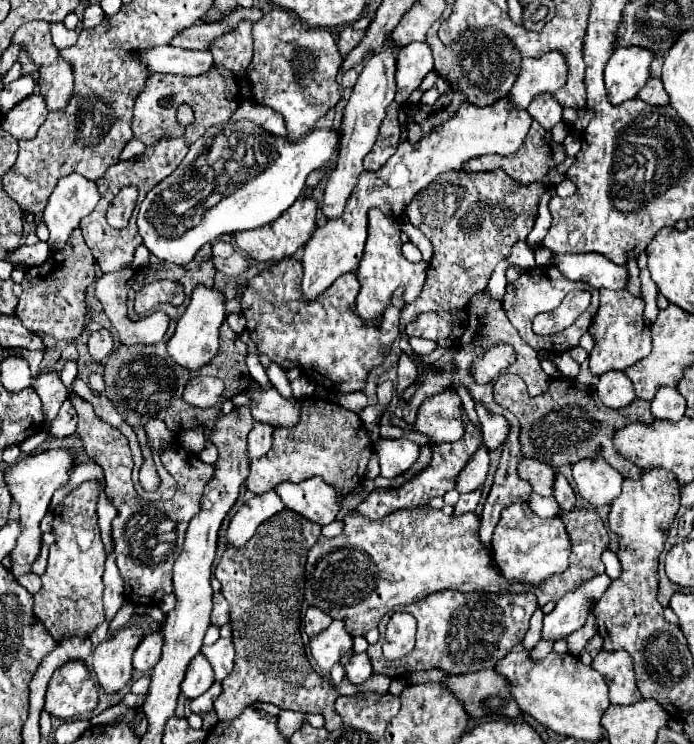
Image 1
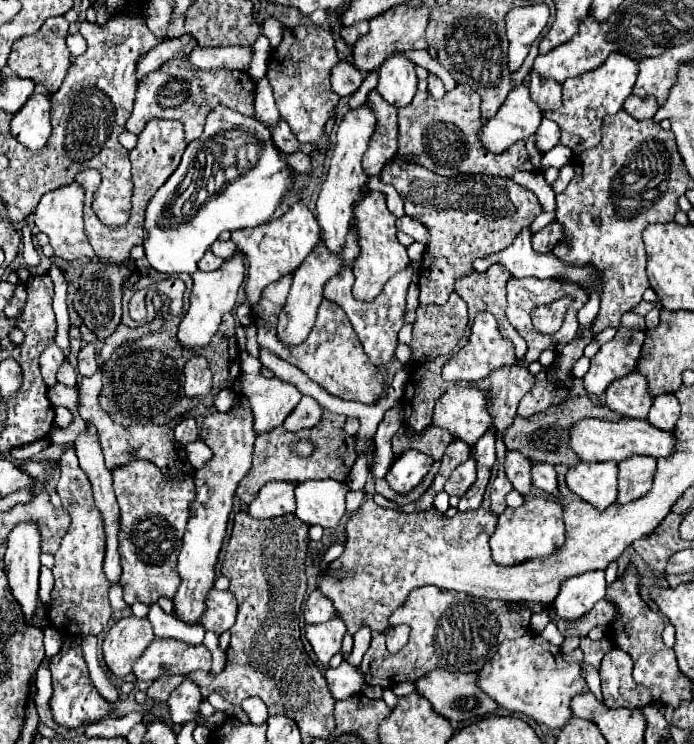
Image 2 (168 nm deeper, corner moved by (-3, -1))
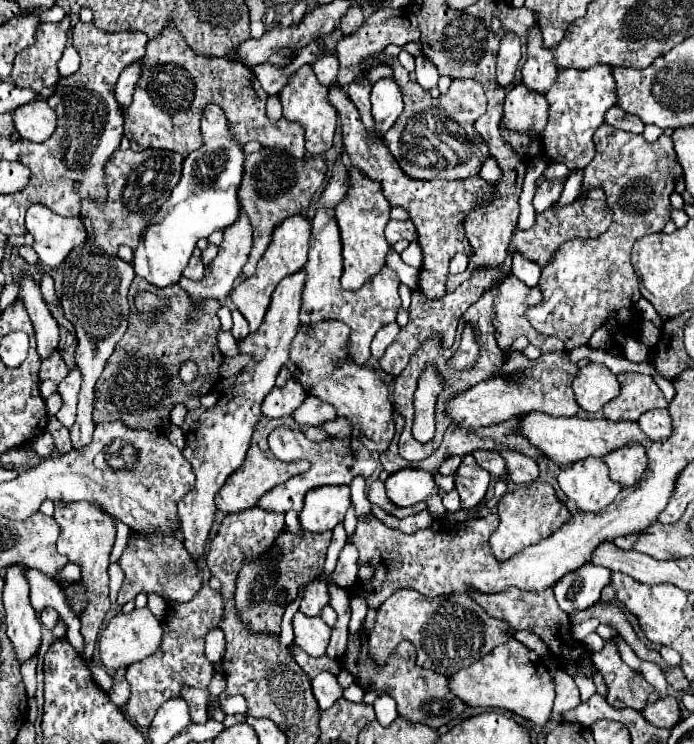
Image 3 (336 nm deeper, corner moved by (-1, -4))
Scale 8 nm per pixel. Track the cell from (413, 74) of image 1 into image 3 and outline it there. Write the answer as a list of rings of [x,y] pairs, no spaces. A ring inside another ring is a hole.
[[[382,77],[380,81],[374,83],[370,99],[372,99],[372,115],[376,119],[376,127],[384,135],[404,109],[400,87],[396,85],[396,81],[392,81],[392,77]]]

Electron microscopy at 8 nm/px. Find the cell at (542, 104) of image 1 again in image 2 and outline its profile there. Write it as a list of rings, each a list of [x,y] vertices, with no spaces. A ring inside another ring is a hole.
[[[530,70],[530,82],[528,82],[530,94],[534,102],[546,112],[552,108],[558,108],[562,104],[562,84],[552,78],[542,78],[536,70]]]

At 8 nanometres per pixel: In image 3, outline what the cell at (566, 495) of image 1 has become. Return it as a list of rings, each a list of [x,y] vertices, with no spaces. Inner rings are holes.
[[[502,451],[502,457],[508,461],[508,471],[510,471],[510,479],[516,485],[528,485],[534,483],[540,477],[540,469],[538,463],[530,457],[524,457],[516,451]]]

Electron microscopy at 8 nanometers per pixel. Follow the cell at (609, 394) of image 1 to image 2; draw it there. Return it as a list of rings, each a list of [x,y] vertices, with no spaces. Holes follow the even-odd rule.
[[[632,370],[626,374],[626,378],[612,382],[612,386],[606,390],[606,406],[622,416],[644,420],[654,400],[646,386],[648,380],[638,374],[638,370]]]

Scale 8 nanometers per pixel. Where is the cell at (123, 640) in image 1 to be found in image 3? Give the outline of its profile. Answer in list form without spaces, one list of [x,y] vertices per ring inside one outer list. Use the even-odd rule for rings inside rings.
[[[148,607],[144,609],[134,609],[132,613],[124,615],[116,615],[100,633],[100,659],[104,663],[106,669],[110,671],[118,671],[118,669],[126,669],[128,665],[146,659],[148,655],[156,653],[156,649],[160,647],[162,641],[162,621],[156,619]]]

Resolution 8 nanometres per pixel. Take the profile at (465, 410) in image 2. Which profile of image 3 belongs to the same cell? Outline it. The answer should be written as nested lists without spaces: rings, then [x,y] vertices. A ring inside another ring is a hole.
[[[514,351],[500,371],[504,377],[494,377],[456,393],[446,403],[446,415],[452,425],[460,425],[464,429],[498,425],[514,415],[526,415],[530,411],[542,411],[550,417],[572,417],[578,413],[576,397],[572,393],[576,373],[578,365],[572,363],[564,351],[544,353],[536,361],[530,361],[522,351]]]

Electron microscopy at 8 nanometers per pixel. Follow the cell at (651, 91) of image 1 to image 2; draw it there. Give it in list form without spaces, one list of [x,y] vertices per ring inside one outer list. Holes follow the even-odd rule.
[[[632,94],[630,98],[626,98],[622,110],[636,120],[650,120],[658,112],[658,104],[654,102],[654,98],[638,98]]]

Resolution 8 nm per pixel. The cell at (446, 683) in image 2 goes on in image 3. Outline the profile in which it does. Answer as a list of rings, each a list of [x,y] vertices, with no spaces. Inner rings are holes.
[[[362,629],[362,633],[350,637],[348,641],[348,649],[344,655],[344,669],[348,669],[354,675],[356,685],[360,685],[364,691],[372,691],[376,689],[386,689],[398,703],[398,713],[414,723],[424,723],[428,727],[448,727],[450,723],[456,723],[456,717],[460,717],[468,705],[462,703],[450,689],[448,689],[448,677],[438,675],[430,669],[422,669],[416,667],[416,649],[412,647],[412,643],[402,641],[396,649],[396,653],[388,659],[388,663],[378,669],[372,659],[368,657],[368,647],[366,647],[368,635]]]

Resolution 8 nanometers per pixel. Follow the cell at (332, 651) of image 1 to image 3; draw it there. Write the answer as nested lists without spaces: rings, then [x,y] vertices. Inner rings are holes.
[[[296,613],[294,617],[294,641],[300,649],[304,649],[312,657],[320,657],[326,653],[332,629],[320,617],[306,617],[304,613]]]

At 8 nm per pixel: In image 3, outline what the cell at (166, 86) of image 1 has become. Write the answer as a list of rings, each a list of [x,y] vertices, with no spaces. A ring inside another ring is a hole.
[[[168,21],[164,33],[148,41],[144,69],[134,91],[134,101],[124,111],[124,135],[130,139],[132,151],[168,149],[188,155],[200,147],[200,115],[204,105],[216,103],[226,111],[240,143],[260,141],[266,147],[278,147],[296,159],[302,159],[306,153],[304,129],[286,119],[272,123],[266,117],[266,99],[268,93],[264,93],[260,81],[256,81],[250,69],[228,59],[192,53],[176,25]]]

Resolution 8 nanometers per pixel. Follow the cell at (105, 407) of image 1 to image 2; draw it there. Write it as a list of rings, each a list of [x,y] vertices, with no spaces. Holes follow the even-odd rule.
[[[64,362],[64,364],[58,368],[56,378],[58,378],[58,382],[62,382],[62,384],[66,384],[66,386],[74,386],[74,382],[78,380],[78,374],[76,374],[76,370],[70,366],[70,362]]]

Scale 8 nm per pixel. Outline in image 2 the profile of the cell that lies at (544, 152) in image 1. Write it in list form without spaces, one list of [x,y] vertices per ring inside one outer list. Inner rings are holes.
[[[458,84],[444,98],[436,100],[428,92],[416,92],[414,100],[398,110],[398,154],[412,158],[416,164],[438,176],[456,174],[490,174],[510,178],[518,170],[534,172],[540,168],[542,152],[534,146],[534,136],[526,142],[516,142],[502,154],[486,150],[480,142],[480,94],[468,84]],[[454,130],[454,148],[452,148]]]

